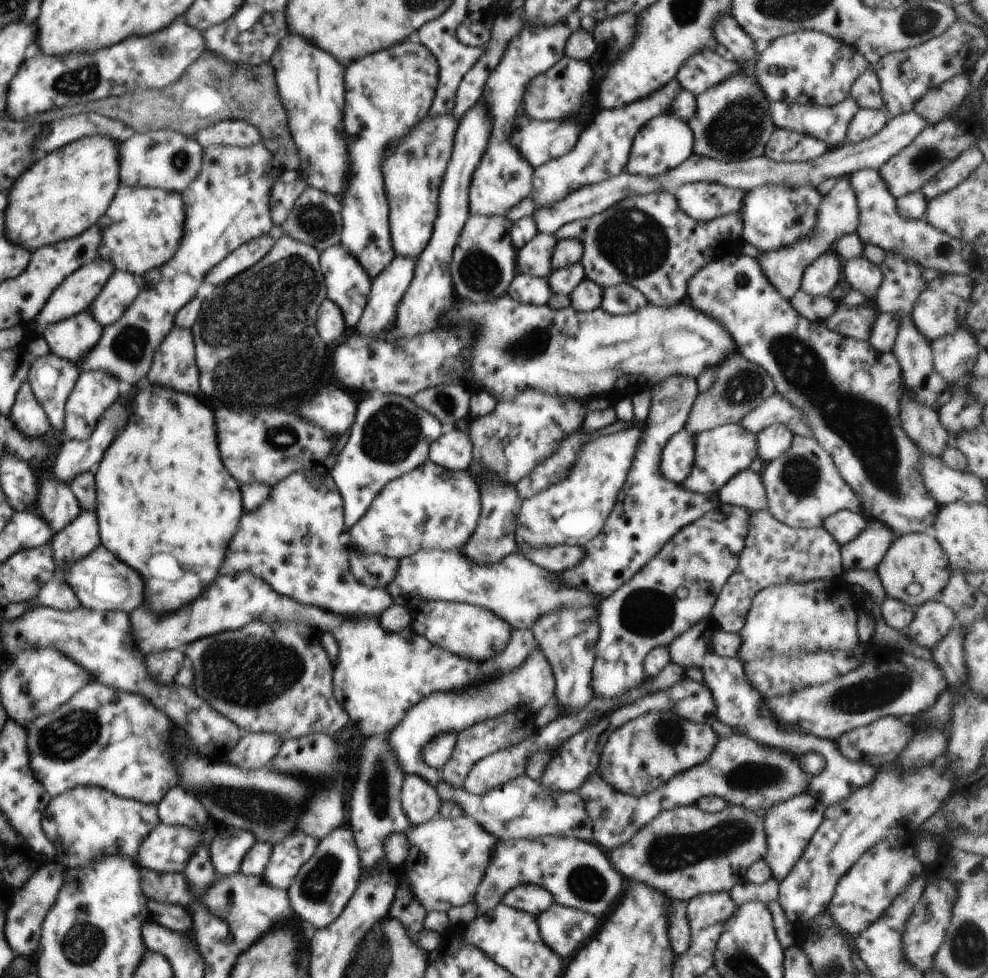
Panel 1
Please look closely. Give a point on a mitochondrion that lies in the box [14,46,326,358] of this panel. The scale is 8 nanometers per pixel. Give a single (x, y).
(79, 81)

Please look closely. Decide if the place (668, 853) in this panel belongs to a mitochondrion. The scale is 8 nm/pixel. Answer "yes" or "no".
yes

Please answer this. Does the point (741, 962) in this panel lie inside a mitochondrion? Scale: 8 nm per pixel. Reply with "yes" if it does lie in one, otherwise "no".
yes

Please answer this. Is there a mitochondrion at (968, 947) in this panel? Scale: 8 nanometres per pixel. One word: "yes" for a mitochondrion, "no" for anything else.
yes

